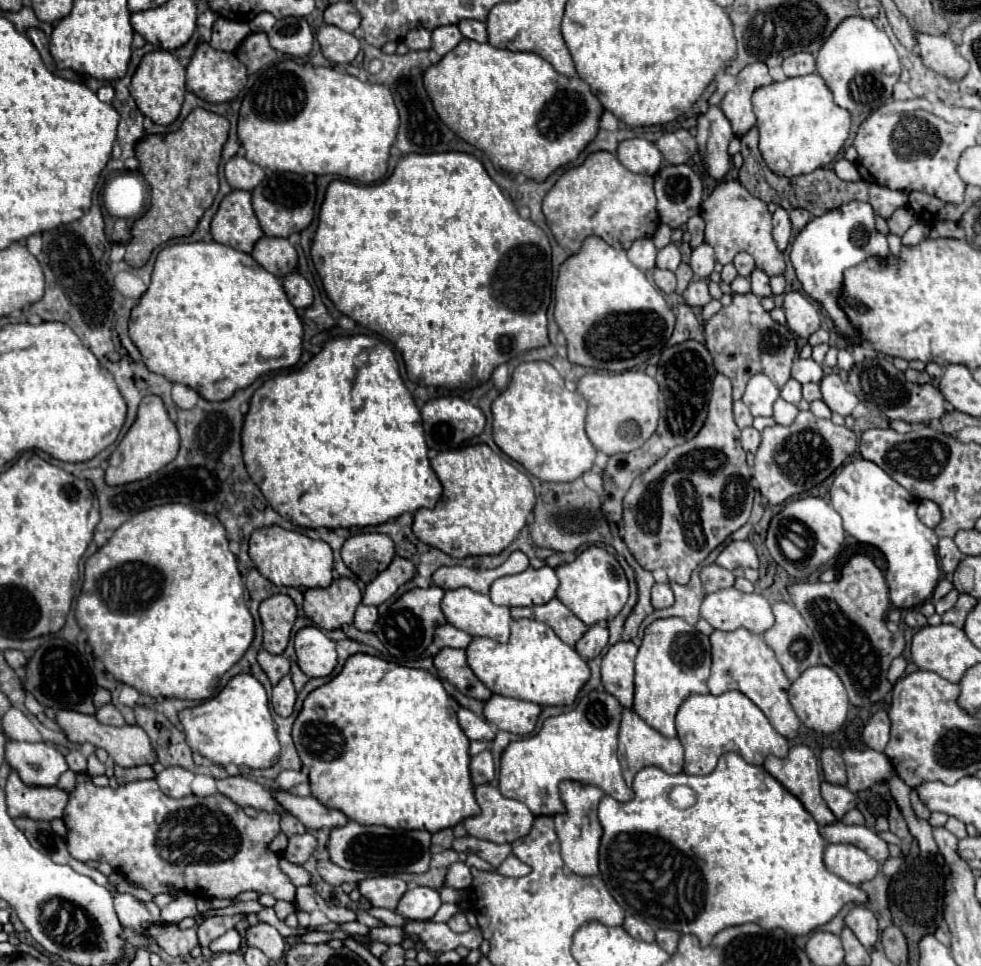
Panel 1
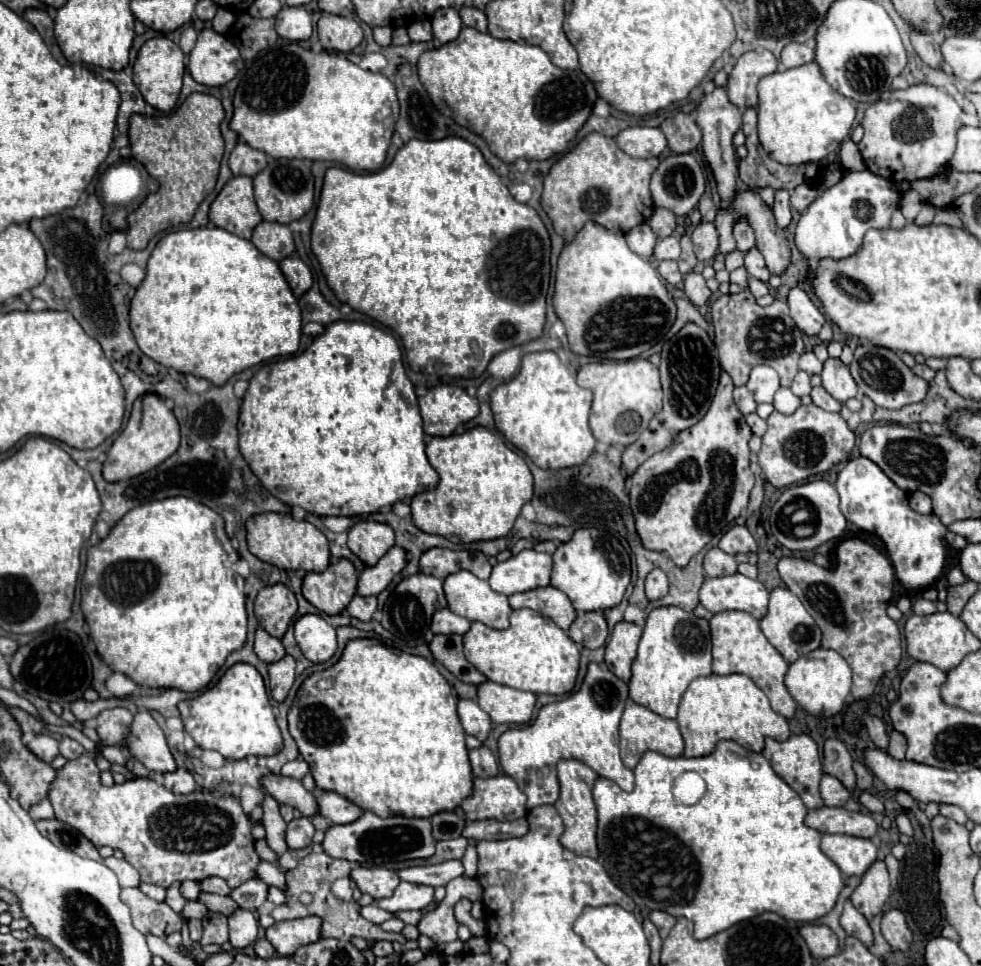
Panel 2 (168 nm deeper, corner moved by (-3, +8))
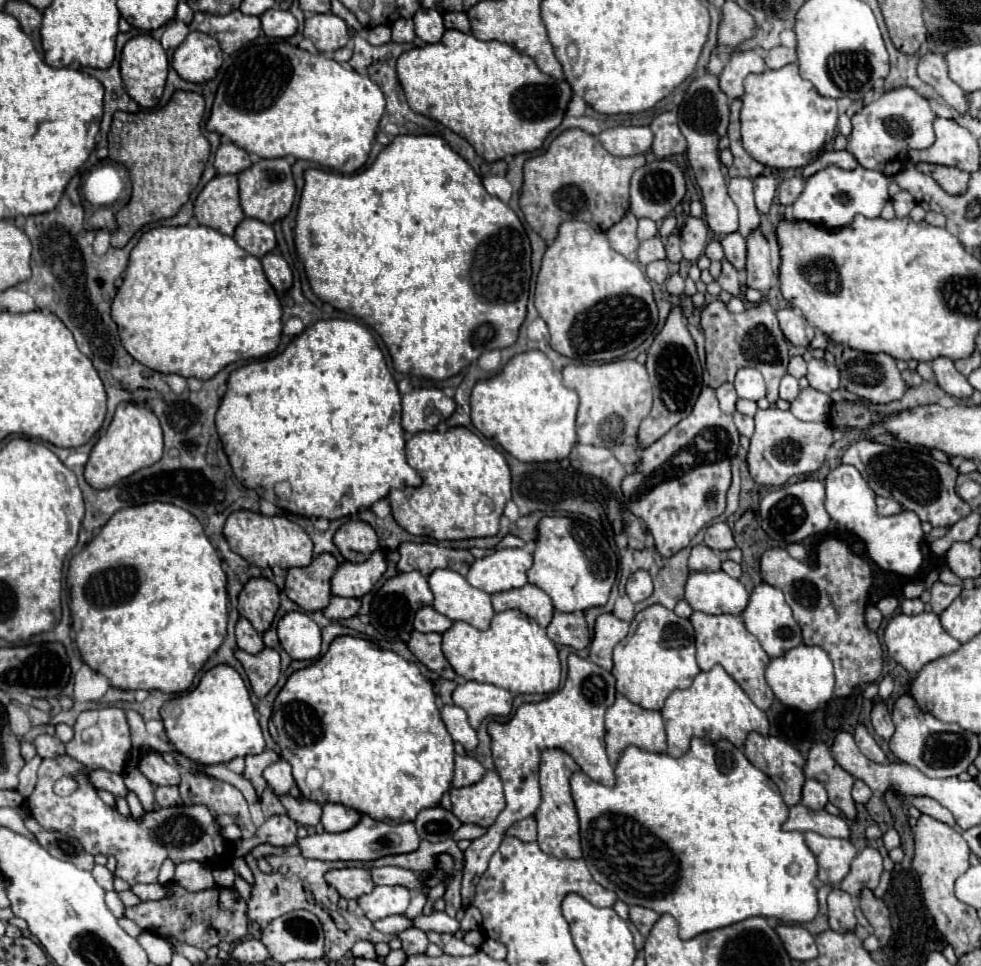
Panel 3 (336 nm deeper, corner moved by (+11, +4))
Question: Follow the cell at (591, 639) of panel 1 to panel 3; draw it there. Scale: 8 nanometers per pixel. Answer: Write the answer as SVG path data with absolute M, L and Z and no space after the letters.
M554 613L554 619L546 627L548 637L556 645L568 645L572 649L584 649L590 645L590 633L584 613Z

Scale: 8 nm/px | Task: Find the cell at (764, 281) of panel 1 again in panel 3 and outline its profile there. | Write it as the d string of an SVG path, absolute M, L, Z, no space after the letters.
M730 233L726 237L722 237L722 247L726 253L726 259L738 269L744 271L746 265L746 241L740 233Z

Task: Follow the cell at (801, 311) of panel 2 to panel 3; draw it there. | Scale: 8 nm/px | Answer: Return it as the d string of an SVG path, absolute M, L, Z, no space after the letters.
M784 307L776 315L786 339L796 347L808 347L808 343L814 337L814 327L806 321L806 317L792 307Z

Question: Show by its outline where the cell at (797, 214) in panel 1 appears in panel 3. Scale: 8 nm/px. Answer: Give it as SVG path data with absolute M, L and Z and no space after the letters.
M792 177L792 179L782 179L778 183L778 201L782 205L792 205L798 195L804 189L804 179L802 177Z

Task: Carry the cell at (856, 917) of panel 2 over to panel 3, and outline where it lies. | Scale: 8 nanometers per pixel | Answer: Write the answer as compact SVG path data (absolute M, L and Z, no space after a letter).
M834 889L828 895L828 921L830 921L830 929L838 931L838 933L854 931L854 927L856 927L854 907L856 907L856 901L848 893L842 893L840 889Z

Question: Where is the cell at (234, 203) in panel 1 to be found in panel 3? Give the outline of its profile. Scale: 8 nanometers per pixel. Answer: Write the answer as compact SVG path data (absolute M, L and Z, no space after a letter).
M216 175L198 195L194 203L194 217L204 227L232 235L244 219L238 201L238 177Z

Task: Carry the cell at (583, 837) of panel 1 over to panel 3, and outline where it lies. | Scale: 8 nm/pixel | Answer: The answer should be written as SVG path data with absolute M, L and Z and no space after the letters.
M546 749L540 761L540 787L542 787L542 805L534 813L538 821L538 845L544 853L558 859L580 859L580 827L578 813L570 795L570 777L578 771L574 759L560 749Z

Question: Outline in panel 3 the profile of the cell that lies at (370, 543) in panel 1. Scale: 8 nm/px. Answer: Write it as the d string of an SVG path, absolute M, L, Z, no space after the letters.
M348 521L336 531L334 545L346 561L362 563L378 549L378 537L368 523Z

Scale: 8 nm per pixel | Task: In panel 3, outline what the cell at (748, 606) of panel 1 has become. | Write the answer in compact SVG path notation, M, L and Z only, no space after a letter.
M724 571L690 573L684 595L694 611L702 611L708 615L742 615L748 605L748 597L750 595L746 587Z

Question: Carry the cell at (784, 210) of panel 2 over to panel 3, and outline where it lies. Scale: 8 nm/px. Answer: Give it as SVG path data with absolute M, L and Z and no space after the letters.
M762 175L754 179L754 195L756 195L756 207L760 213L768 213L772 199L776 195L776 185L778 181L772 175Z

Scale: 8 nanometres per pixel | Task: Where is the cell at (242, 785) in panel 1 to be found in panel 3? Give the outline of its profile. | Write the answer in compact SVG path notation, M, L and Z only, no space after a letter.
M280 795L280 803L286 807L288 817L294 819L298 825L314 827L320 821L322 807L316 801L310 801L306 797L294 799L292 795Z

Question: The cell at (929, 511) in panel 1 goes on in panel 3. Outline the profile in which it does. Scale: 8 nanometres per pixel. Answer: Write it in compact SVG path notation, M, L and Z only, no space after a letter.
M876 497L876 505L878 505L878 513L882 513L882 515L896 515L896 513L902 513L902 503L900 503L900 501L894 501L894 499Z

